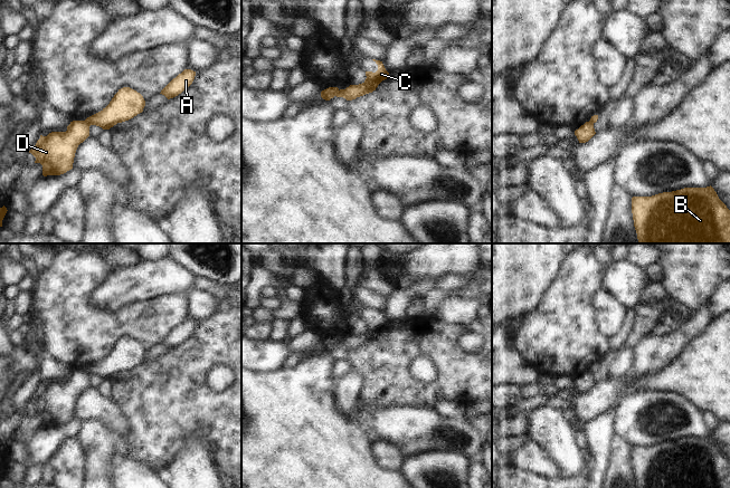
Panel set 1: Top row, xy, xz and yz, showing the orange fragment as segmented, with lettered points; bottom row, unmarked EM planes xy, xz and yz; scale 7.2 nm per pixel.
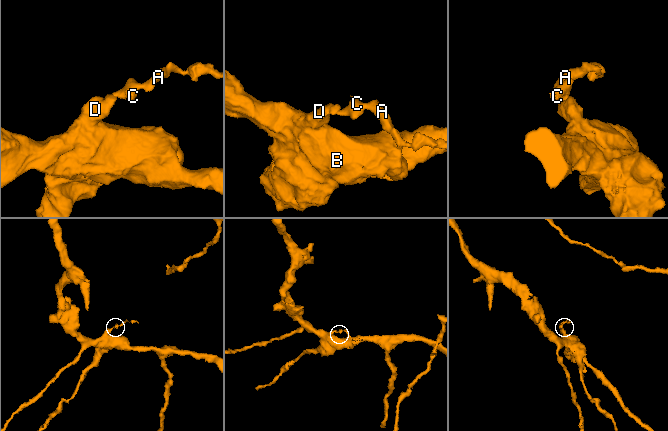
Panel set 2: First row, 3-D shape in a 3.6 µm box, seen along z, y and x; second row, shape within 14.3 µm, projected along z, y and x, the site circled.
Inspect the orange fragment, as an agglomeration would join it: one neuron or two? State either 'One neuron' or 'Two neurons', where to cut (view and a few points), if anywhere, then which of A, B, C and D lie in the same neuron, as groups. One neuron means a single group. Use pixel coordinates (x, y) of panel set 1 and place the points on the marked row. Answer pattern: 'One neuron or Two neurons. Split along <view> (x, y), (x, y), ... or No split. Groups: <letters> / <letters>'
Two neurons. Split along xy (85, 120), (89, 125). Groups: A C / B D

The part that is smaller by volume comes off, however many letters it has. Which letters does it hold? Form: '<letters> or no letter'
A, C

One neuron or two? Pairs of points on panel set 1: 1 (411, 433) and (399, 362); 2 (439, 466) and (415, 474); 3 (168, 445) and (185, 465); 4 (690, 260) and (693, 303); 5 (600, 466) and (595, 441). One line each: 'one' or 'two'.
1: two
2: one
3: two
4: one
5: one

